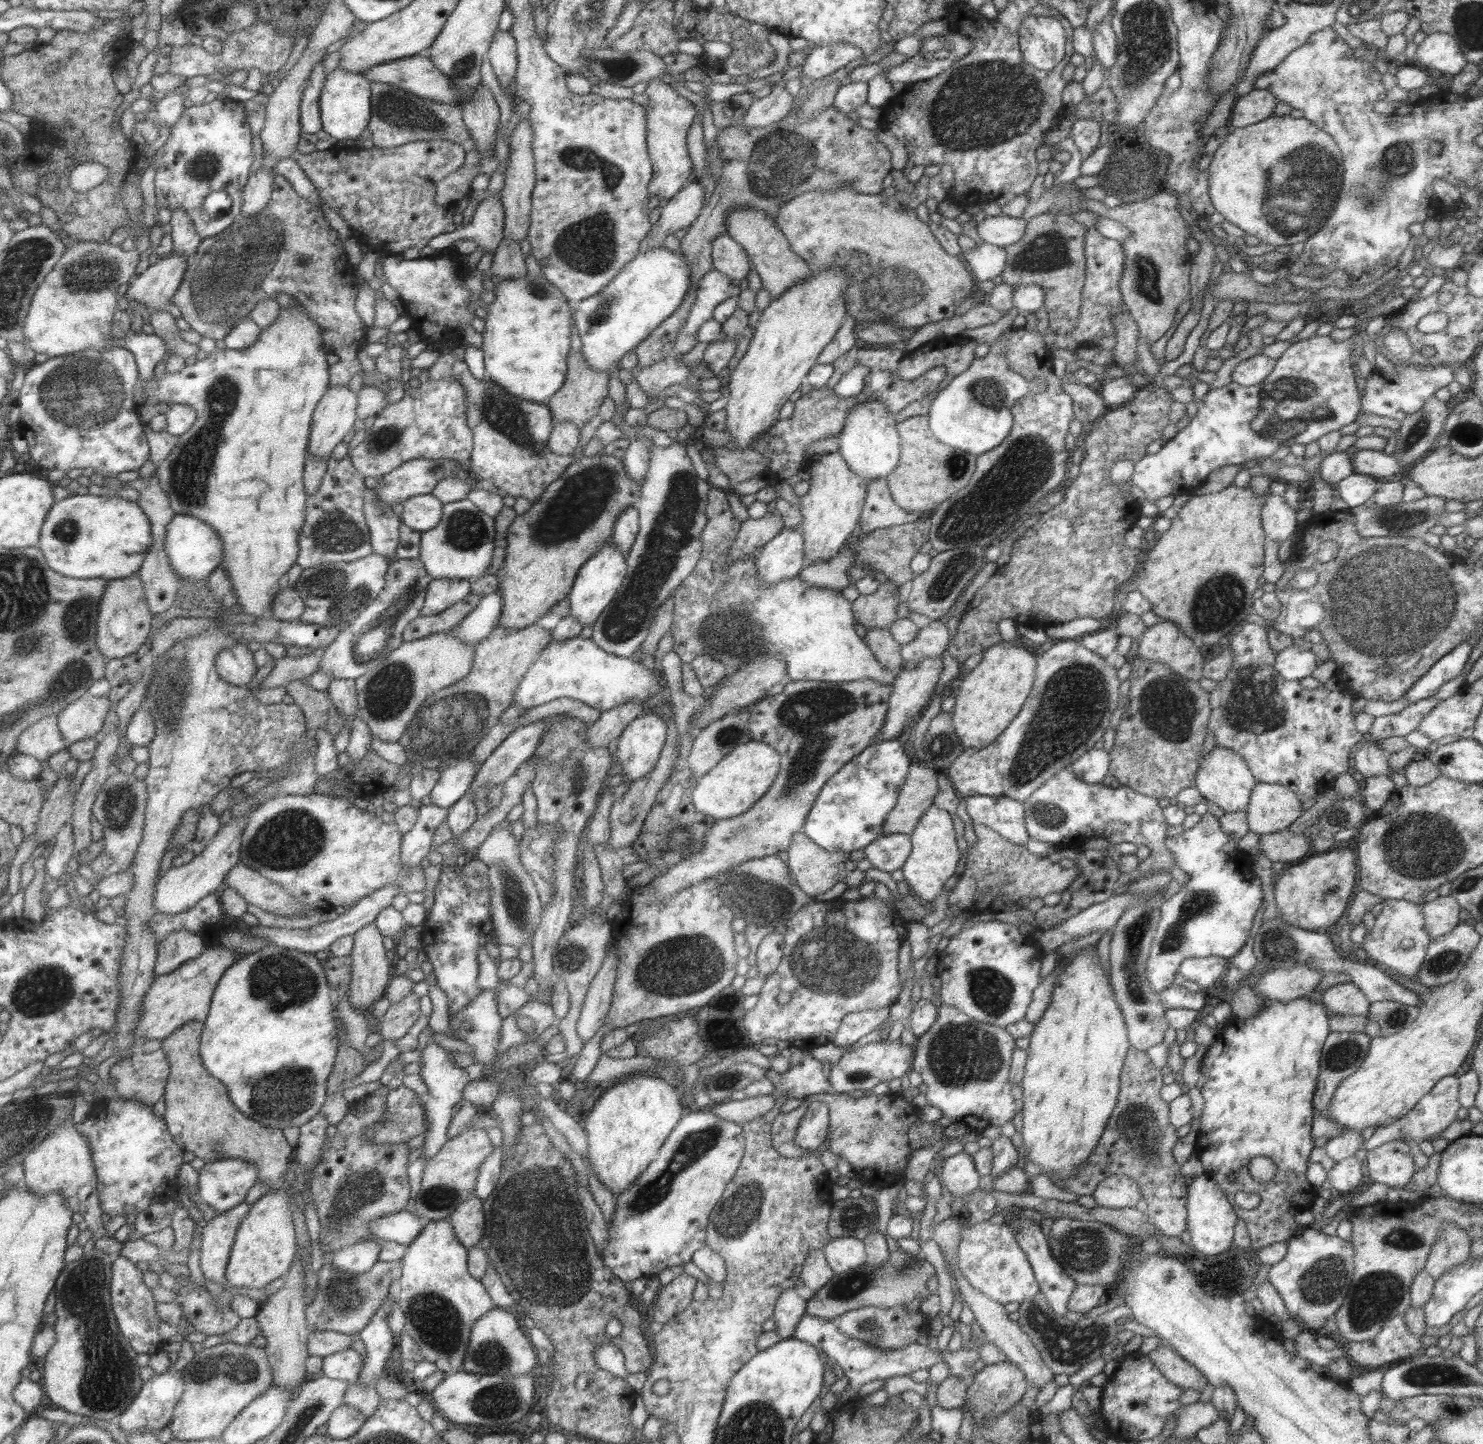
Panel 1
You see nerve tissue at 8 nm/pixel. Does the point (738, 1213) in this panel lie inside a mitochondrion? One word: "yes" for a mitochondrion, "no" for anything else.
yes

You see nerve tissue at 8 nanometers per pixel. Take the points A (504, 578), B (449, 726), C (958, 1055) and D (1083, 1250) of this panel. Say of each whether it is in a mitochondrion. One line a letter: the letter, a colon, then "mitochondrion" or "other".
A: other
B: mitochondrion
C: mitochondrion
D: mitochondrion

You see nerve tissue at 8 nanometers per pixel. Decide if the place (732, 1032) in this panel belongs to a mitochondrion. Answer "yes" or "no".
no

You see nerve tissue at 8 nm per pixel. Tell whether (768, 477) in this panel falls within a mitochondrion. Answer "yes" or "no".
no

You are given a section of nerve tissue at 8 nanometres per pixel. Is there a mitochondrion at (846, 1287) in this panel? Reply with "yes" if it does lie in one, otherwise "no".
yes

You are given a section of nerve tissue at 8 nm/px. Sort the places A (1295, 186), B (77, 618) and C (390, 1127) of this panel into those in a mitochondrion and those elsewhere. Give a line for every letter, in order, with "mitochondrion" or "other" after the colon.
A: mitochondrion
B: mitochondrion
C: other

